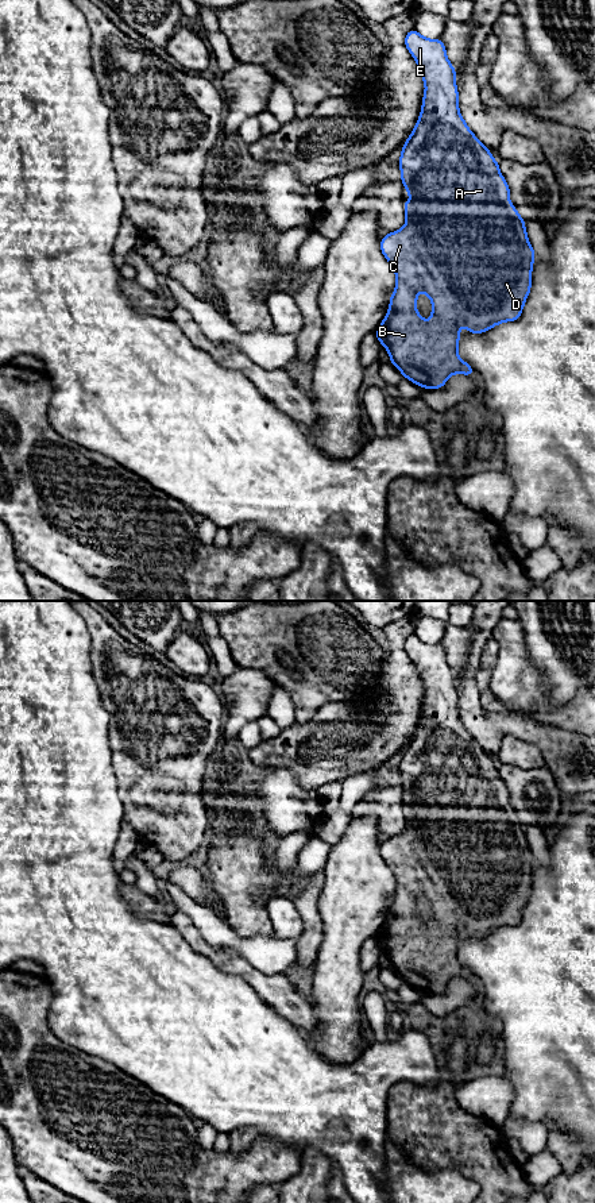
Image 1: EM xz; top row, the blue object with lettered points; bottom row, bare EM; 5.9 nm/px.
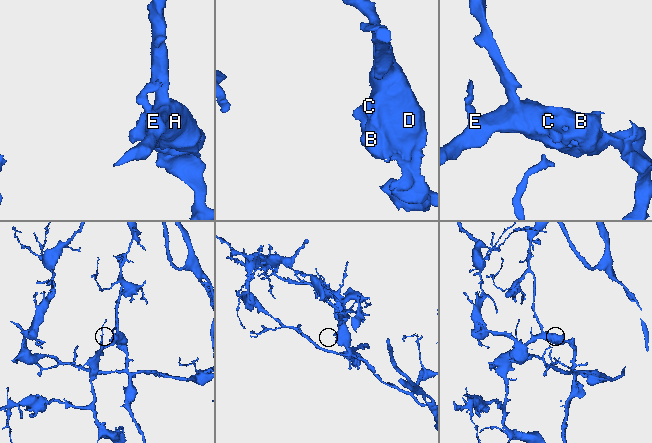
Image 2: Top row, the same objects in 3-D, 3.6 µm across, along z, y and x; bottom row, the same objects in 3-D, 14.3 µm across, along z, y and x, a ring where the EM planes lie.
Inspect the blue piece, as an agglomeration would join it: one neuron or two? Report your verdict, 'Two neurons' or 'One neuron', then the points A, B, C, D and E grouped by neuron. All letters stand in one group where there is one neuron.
One neuron. Groups: A B C D E

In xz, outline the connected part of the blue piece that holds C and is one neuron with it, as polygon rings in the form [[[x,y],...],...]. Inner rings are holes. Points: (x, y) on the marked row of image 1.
[[[413,28],[405,35],[405,46],[420,68],[425,93],[418,122],[402,146],[398,161],[401,181],[412,198],[403,201],[406,223],[399,231],[389,232],[380,239],[380,251],[391,265],[397,284],[386,317],[375,335],[386,347],[390,362],[405,378],[424,389],[441,389],[452,374],[471,377],[475,373],[457,354],[460,323],[471,333],[483,333],[501,323],[521,317],[532,289],[536,252],[529,243],[525,220],[510,204],[510,189],[499,171],[499,163],[460,115],[456,69],[448,61],[444,42],[428,39]],[[420,292],[432,300],[428,321],[416,311]]]

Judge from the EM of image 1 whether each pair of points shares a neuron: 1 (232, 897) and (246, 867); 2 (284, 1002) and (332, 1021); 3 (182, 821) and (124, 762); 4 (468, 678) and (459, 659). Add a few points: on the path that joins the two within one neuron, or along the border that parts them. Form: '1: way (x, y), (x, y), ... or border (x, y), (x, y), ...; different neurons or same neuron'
1: way (239, 890), (240, 874); same neuron
2: border (308, 999), (316, 1018), (315, 1034); different neurons
3: way (158, 821), (146, 821), (124, 799), (124, 786); same neuron
4: border (472, 639), (468, 647), (466, 669), (456, 678); different neurons

